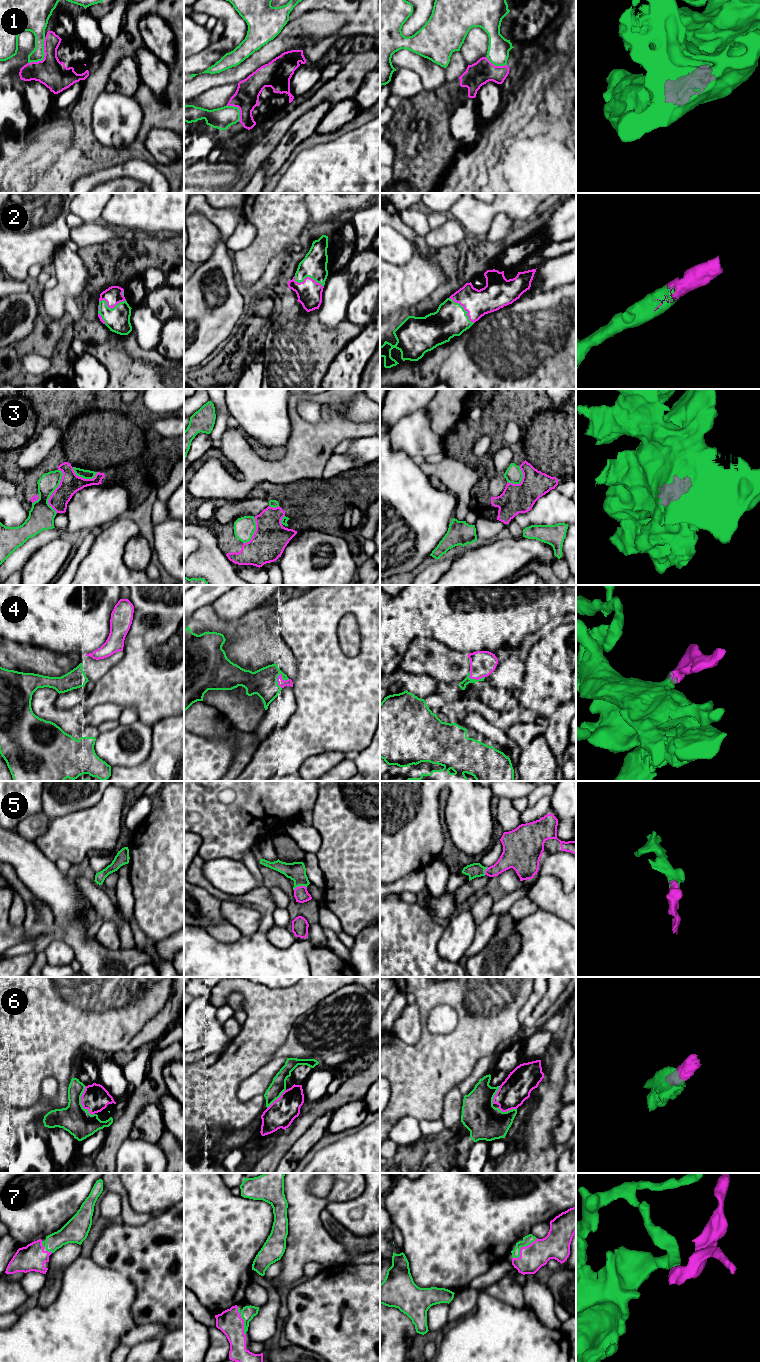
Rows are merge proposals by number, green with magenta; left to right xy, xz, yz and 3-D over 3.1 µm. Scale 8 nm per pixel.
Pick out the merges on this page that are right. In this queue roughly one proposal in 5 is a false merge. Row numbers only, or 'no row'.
2, 4, 5, 6, 7

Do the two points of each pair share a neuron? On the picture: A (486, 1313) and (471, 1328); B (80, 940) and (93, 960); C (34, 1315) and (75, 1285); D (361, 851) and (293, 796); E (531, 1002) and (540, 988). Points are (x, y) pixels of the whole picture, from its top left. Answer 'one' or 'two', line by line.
A: one
B: one
C: one
D: two
E: one

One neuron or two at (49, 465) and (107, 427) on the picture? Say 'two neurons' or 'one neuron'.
one neuron

